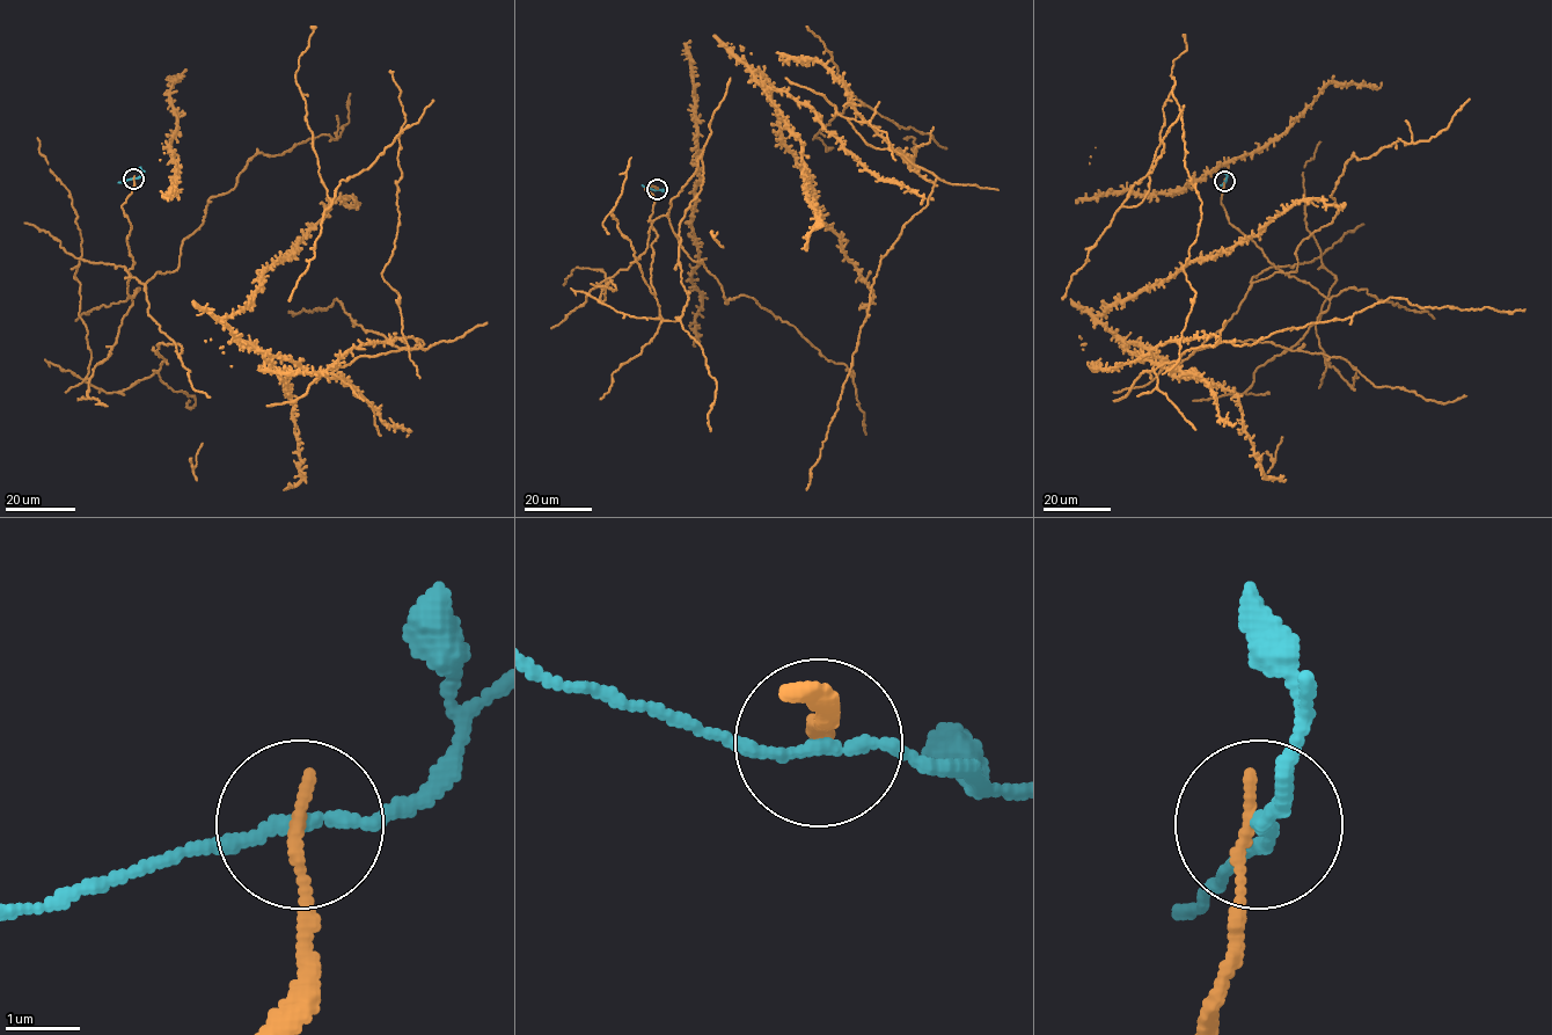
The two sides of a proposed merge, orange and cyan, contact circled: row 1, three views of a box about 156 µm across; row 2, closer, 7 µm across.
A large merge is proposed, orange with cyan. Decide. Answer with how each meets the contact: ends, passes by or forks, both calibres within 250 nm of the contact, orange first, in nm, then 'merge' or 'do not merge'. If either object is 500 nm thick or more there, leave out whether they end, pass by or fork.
orange ends; cyan passes by; calibres 170 and 160 nm; do not merge

